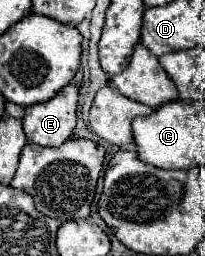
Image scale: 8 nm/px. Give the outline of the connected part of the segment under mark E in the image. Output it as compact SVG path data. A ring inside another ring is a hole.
M66 85L52 99L24 109L22 125L28 141L46 147L58 147L72 137L76 127L78 87Z

